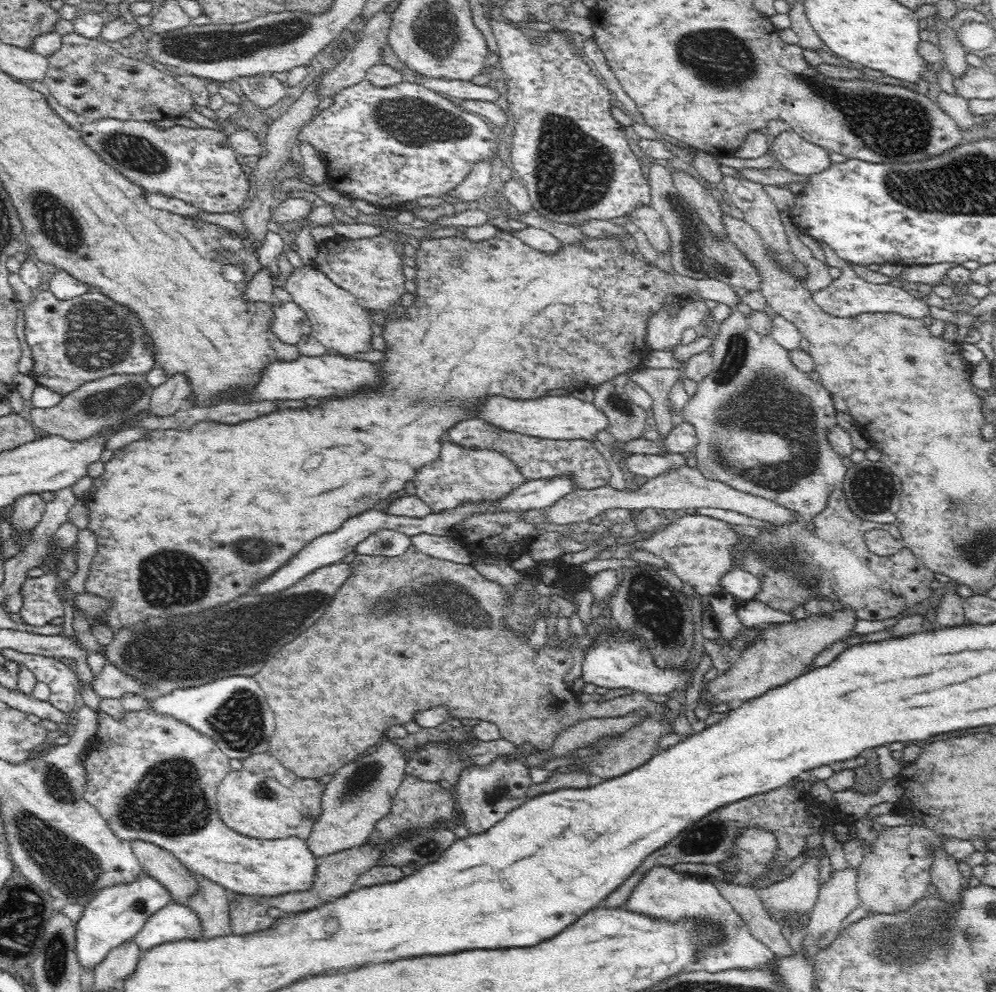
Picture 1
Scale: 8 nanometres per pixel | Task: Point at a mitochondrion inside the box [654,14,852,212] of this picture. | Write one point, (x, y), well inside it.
(722, 59)

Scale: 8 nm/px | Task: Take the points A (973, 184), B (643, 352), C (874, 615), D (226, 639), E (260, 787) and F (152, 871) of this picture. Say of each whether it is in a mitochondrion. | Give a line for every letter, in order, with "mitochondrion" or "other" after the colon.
A: mitochondrion
B: other
C: other
D: mitochondrion
E: mitochondrion
F: other

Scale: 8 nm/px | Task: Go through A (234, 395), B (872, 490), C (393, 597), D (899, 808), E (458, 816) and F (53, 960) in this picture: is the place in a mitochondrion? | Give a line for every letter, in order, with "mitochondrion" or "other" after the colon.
A: other
B: mitochondrion
C: mitochondrion
D: other
E: other
F: mitochondrion

